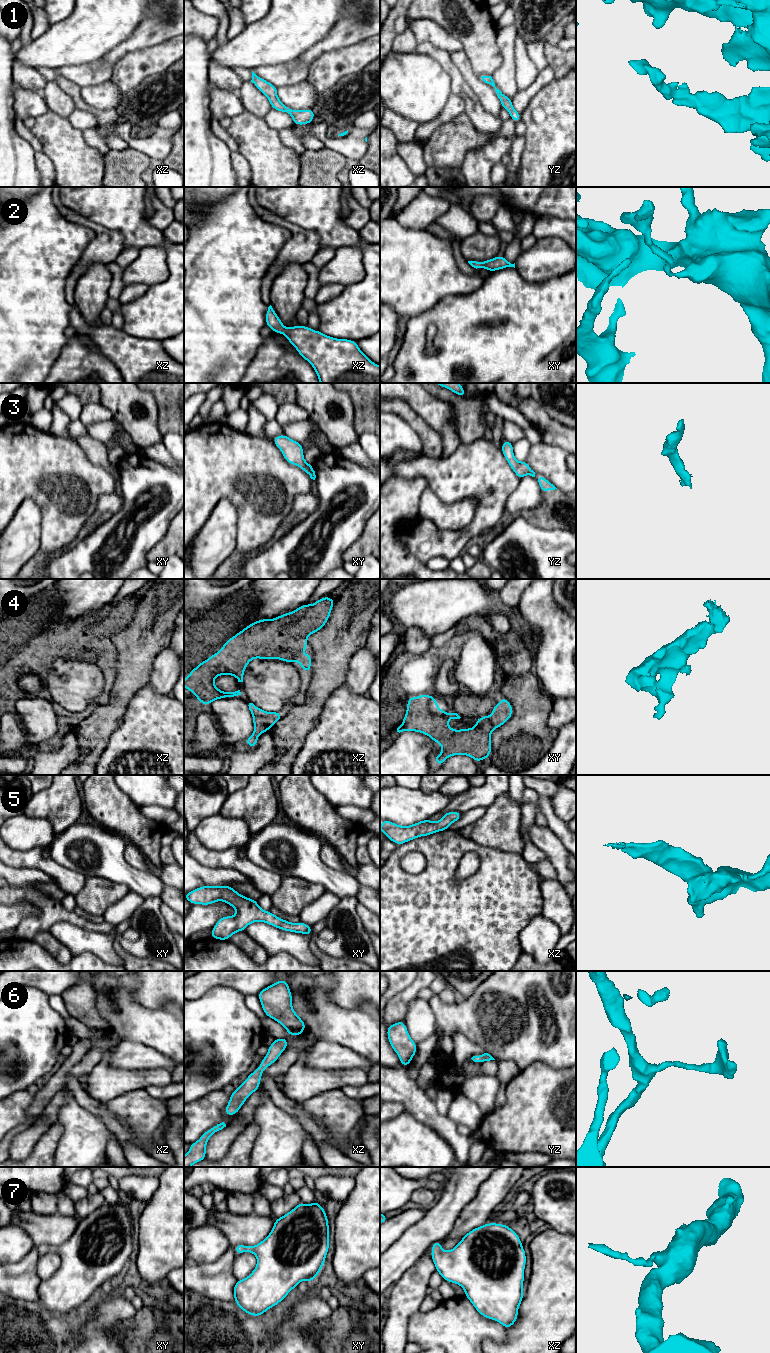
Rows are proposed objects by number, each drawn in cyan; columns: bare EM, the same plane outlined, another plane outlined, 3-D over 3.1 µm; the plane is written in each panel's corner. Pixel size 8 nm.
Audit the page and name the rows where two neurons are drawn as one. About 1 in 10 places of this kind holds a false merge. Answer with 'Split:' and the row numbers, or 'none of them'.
Split: none of them

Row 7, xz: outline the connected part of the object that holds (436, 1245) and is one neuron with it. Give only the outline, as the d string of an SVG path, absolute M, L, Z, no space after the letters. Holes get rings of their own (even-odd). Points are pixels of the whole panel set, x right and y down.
M487 1223L469 1231L450 1251L442 1249L441 1241L431 1247L431 1258L445 1281L456 1283L465 1290L465 1297L485 1318L512 1327L524 1293L526 1254L516 1232L507 1224Z

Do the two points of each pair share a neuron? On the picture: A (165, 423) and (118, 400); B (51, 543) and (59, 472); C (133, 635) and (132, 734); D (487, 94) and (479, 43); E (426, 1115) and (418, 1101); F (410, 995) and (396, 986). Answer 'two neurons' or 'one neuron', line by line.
A: two neurons
B: one neuron
C: two neurons
D: two neurons
E: one neuron
F: two neurons

